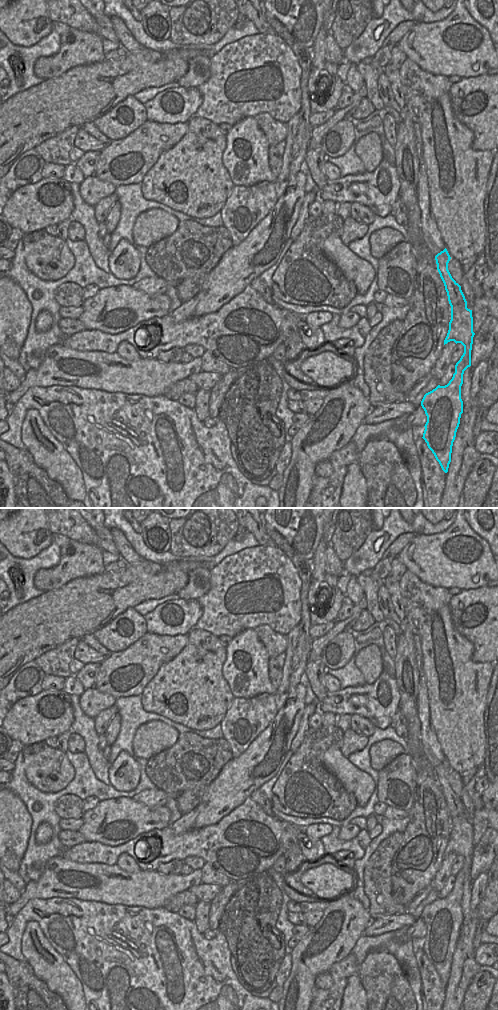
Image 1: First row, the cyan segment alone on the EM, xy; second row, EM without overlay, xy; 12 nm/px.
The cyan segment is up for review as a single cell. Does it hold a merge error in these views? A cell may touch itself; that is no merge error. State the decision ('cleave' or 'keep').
cleave

